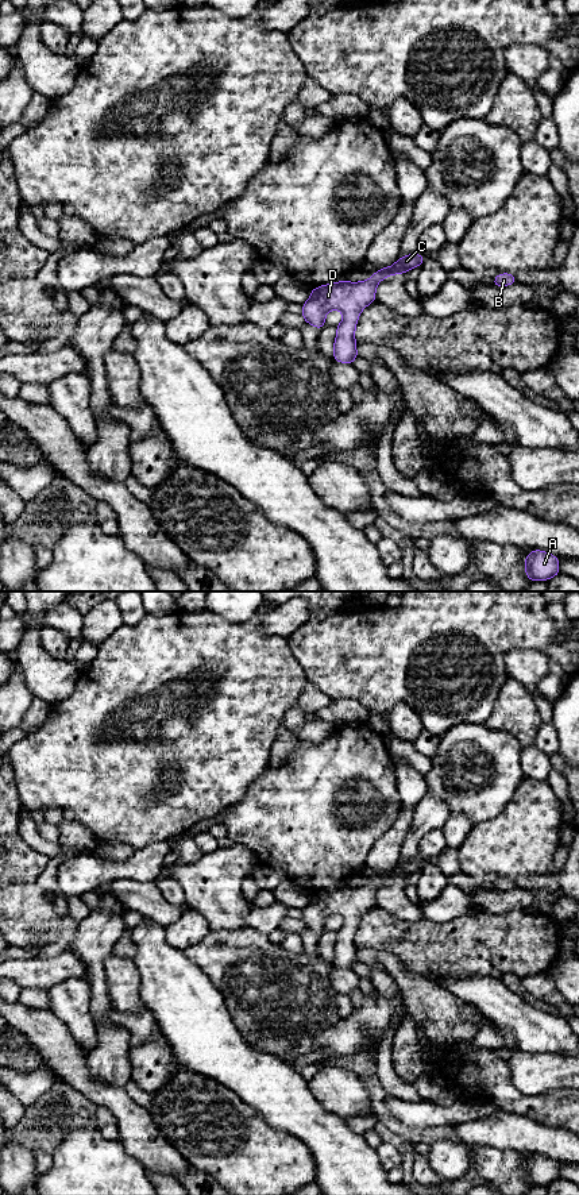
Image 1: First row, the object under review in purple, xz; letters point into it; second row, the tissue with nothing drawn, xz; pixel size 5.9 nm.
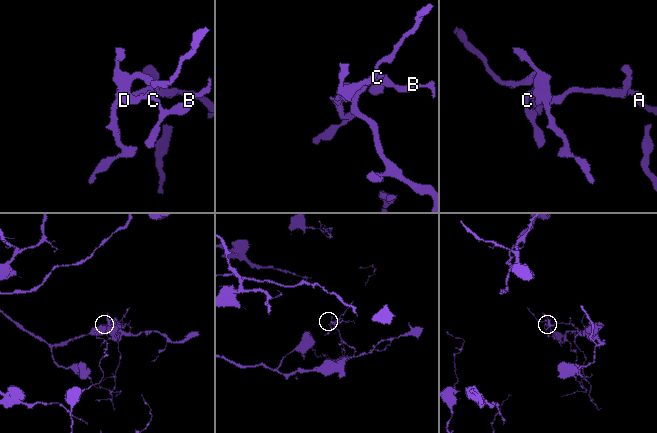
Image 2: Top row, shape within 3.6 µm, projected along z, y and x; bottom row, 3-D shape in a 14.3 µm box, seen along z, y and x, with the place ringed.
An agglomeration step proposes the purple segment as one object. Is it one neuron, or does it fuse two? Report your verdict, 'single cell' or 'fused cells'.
single cell

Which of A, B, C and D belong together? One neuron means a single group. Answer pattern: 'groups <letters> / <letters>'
groups A B C D

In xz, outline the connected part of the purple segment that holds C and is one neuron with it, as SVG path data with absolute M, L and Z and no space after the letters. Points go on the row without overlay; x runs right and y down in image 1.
M418 857L409 859L398 863L393 871L377 875L366 886L348 887L343 884L310 894L309 905L302 909L301 920L305 928L321 934L325 932L325 920L329 915L337 914L344 921L336 932L333 965L352 970L359 961L355 945L356 928L360 917L377 906L377 890L387 880L408 879L410 874L421 871L425 864Z

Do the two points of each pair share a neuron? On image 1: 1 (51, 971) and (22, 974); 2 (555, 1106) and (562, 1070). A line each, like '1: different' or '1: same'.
1: same
2: different

